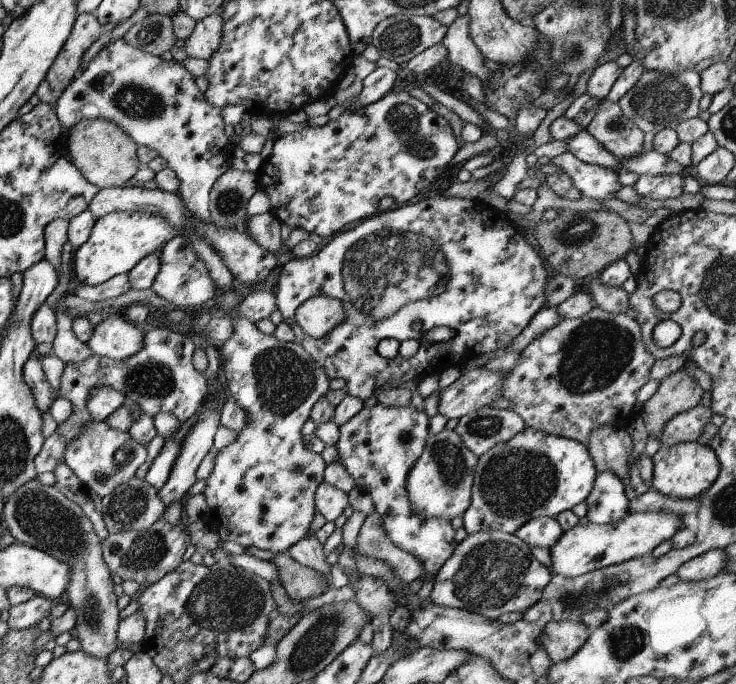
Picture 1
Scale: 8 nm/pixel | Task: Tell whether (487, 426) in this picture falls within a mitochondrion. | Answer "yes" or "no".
yes

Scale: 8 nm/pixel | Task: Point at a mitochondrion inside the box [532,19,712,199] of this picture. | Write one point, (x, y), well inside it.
(663, 101)

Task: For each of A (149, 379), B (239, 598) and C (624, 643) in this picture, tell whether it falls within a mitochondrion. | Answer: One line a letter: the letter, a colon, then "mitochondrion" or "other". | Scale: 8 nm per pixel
A: mitochondrion
B: mitochondrion
C: mitochondrion

